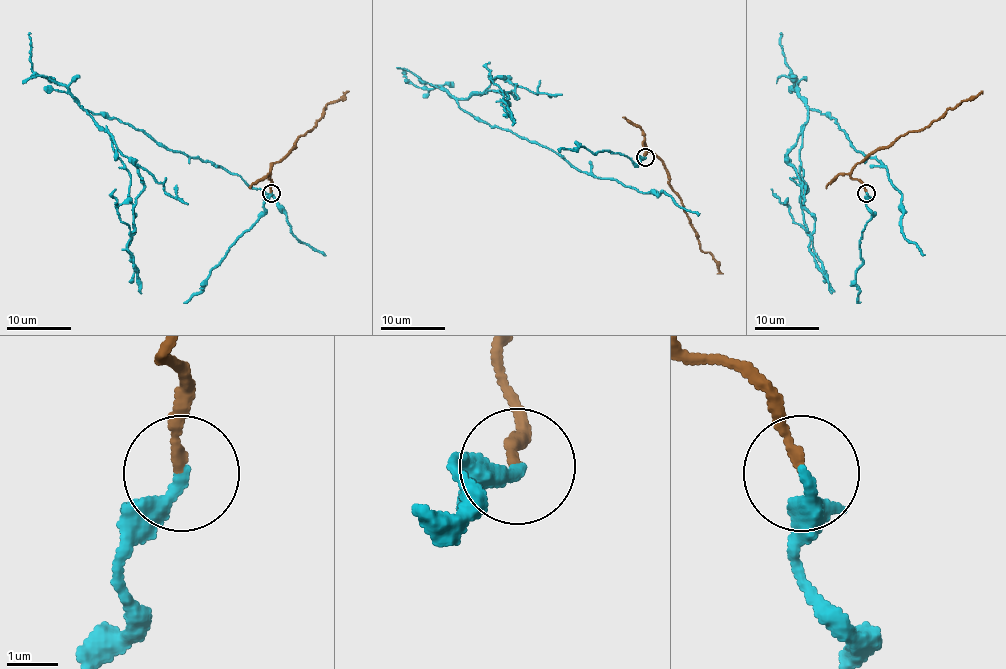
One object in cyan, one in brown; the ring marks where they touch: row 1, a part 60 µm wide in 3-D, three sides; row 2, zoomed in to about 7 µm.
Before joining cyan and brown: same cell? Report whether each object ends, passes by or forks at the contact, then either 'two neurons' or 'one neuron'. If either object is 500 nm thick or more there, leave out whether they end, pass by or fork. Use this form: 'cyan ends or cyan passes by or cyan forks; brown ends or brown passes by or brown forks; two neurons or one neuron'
cyan ends; brown ends; two neurons

